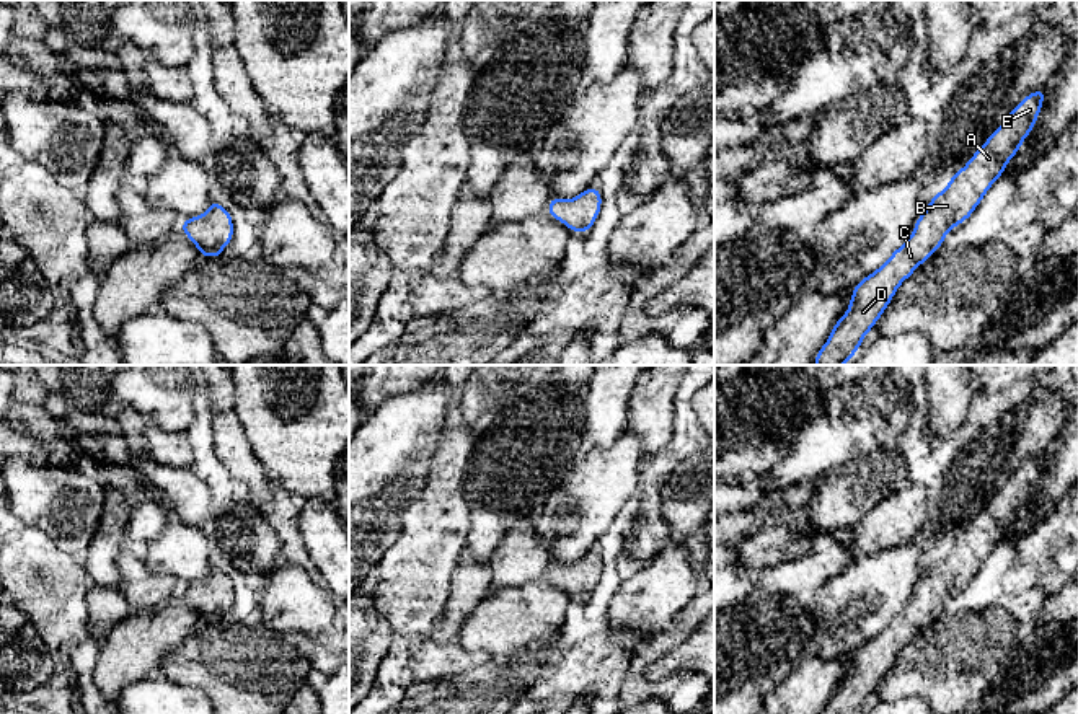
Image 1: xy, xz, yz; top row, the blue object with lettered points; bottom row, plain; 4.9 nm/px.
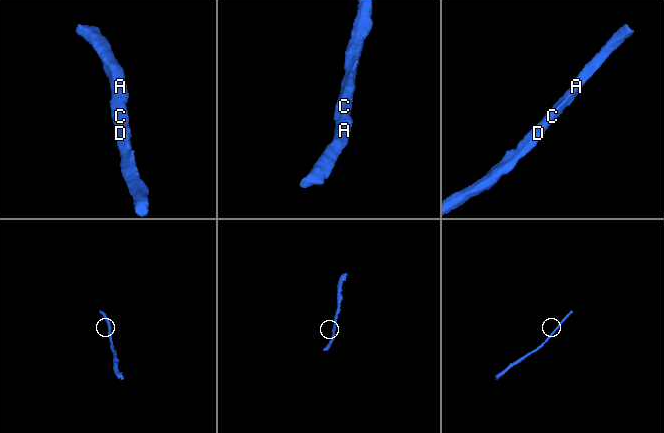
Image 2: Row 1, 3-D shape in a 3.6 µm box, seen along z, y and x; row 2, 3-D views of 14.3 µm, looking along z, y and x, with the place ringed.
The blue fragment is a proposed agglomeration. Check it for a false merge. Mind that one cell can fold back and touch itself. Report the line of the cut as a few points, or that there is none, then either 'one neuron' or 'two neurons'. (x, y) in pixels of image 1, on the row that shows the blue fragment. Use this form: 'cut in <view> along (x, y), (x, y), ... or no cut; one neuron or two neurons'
no cut; one neuron

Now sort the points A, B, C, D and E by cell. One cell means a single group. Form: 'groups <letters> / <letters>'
groups A B C D E

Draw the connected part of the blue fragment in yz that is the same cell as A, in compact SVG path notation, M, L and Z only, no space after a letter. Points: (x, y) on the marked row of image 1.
M1040 88L1021 99L965 166L952 174L946 189L933 196L905 243L855 285L850 308L835 323L814 365L845 365L858 352L861 341L882 316L902 282L933 256L934 248L943 248L944 236L972 215L1003 174L1008 161L1034 129L1044 96L1045 91Z

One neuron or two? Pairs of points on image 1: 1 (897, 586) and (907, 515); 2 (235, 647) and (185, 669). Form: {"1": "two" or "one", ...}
{"1": "two", "2": "one"}

